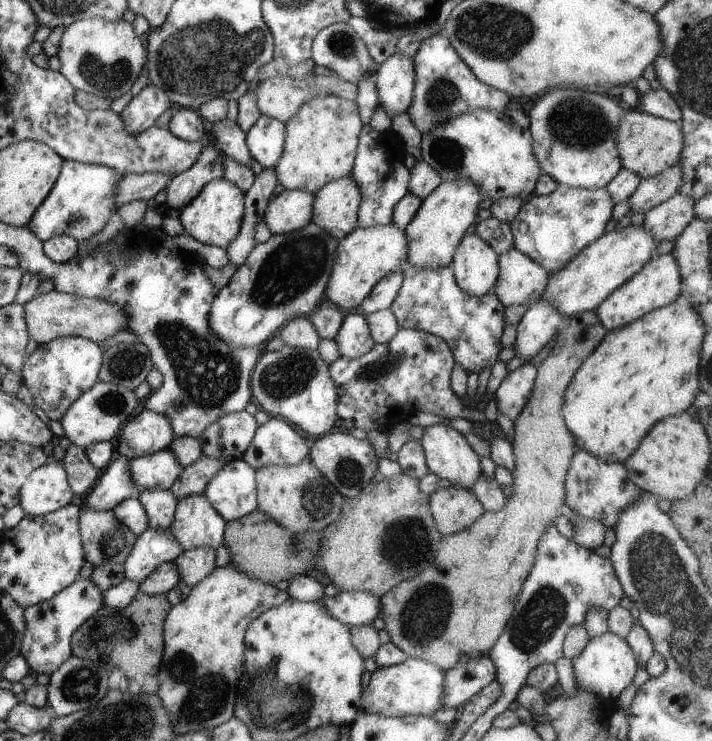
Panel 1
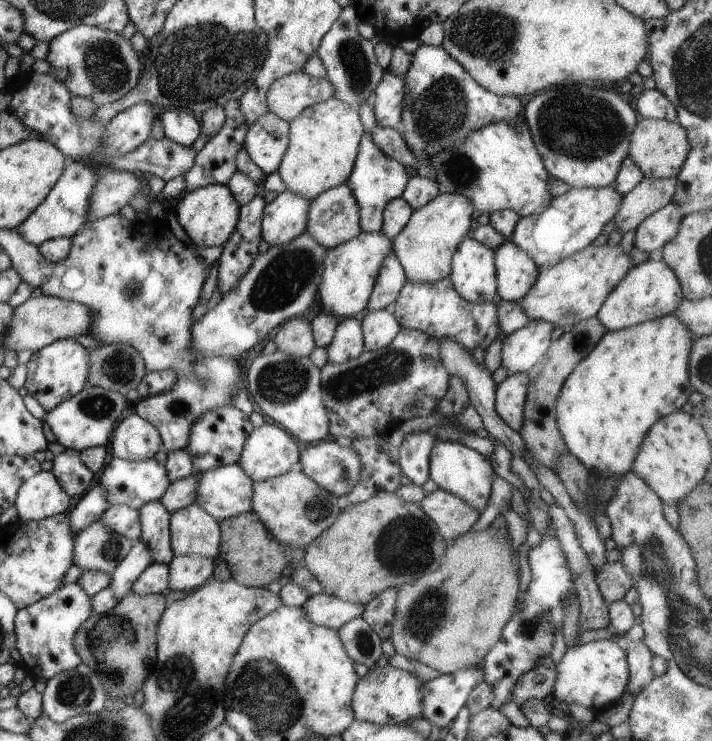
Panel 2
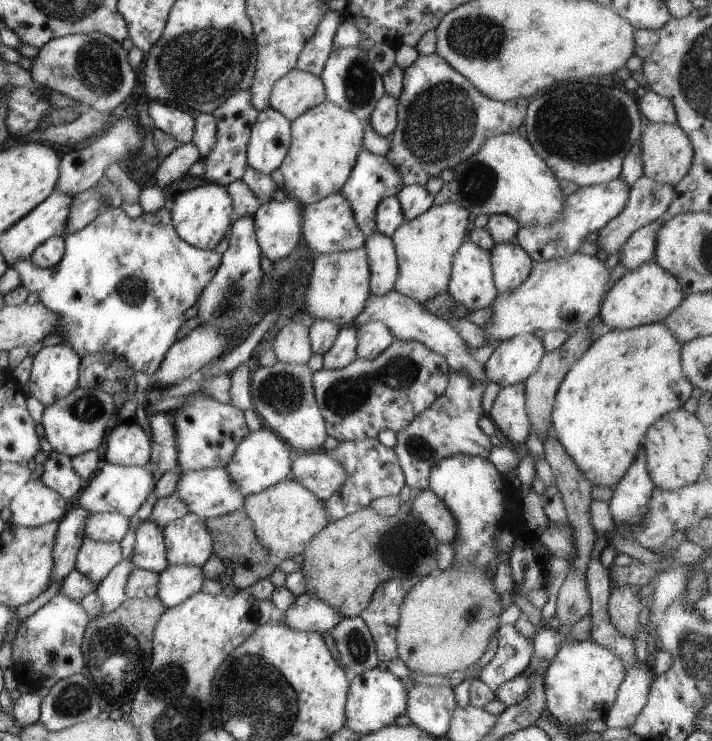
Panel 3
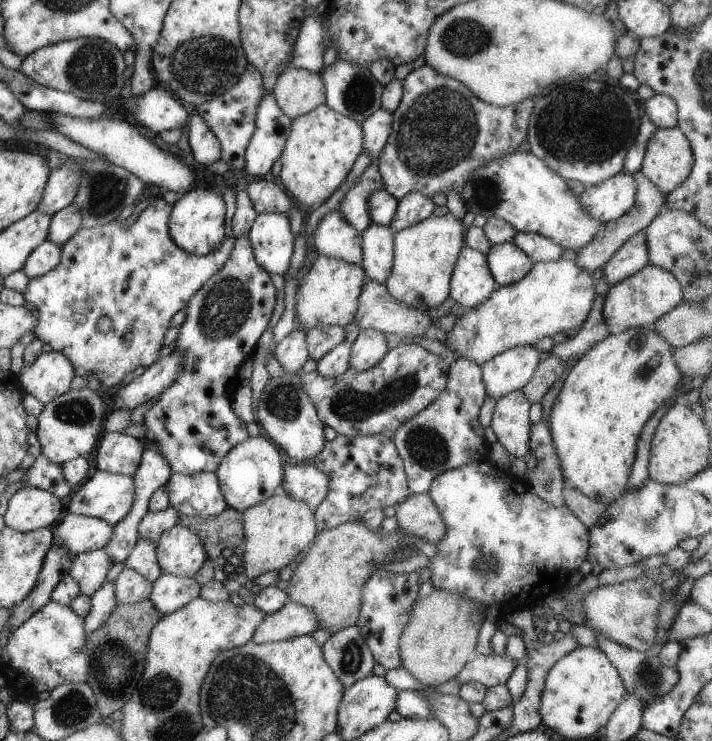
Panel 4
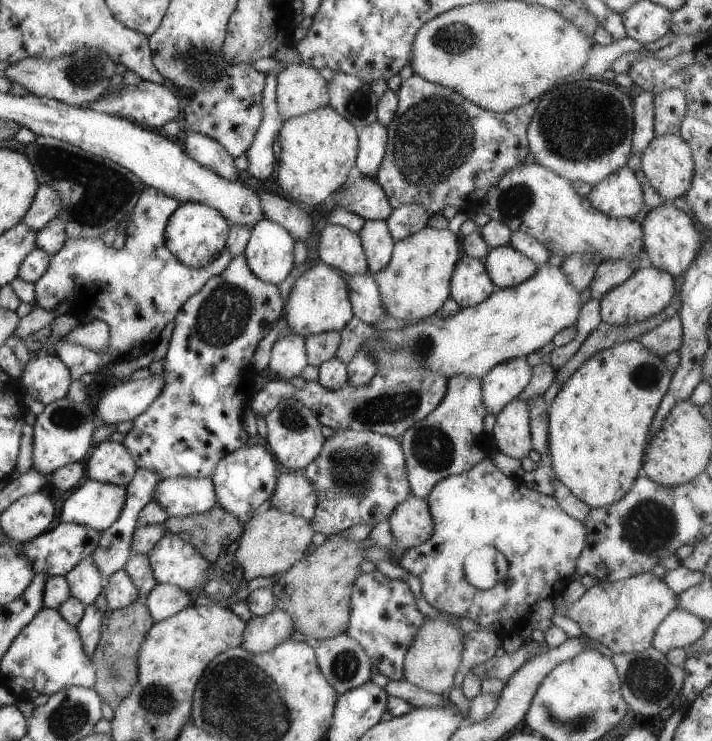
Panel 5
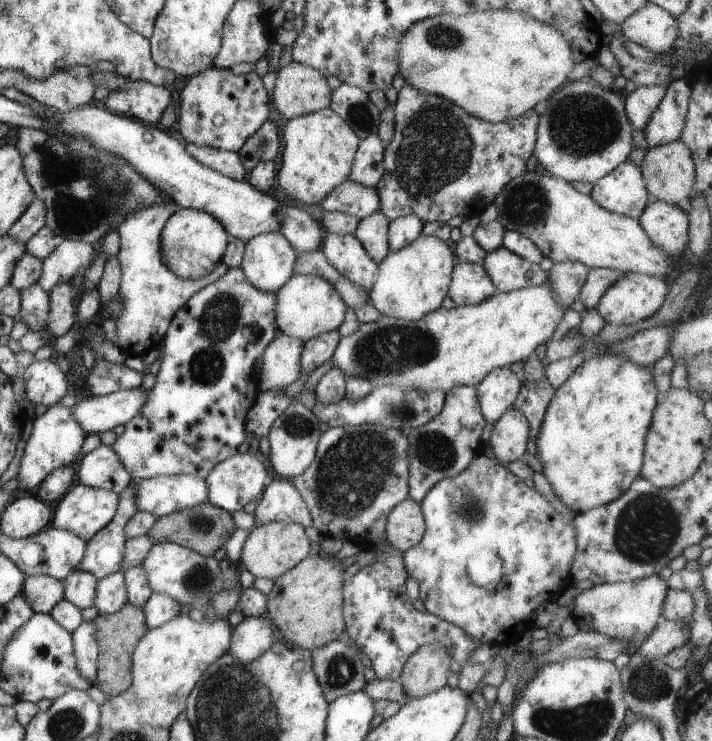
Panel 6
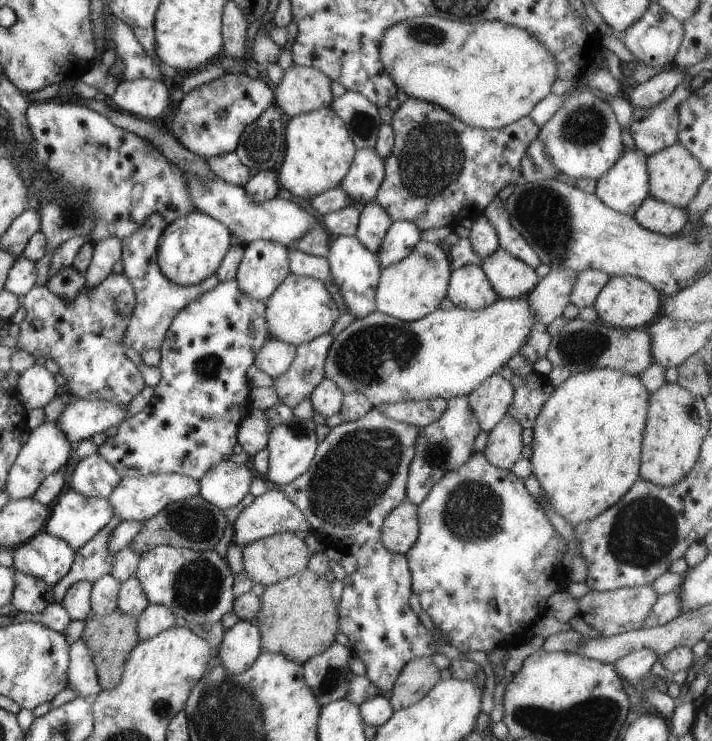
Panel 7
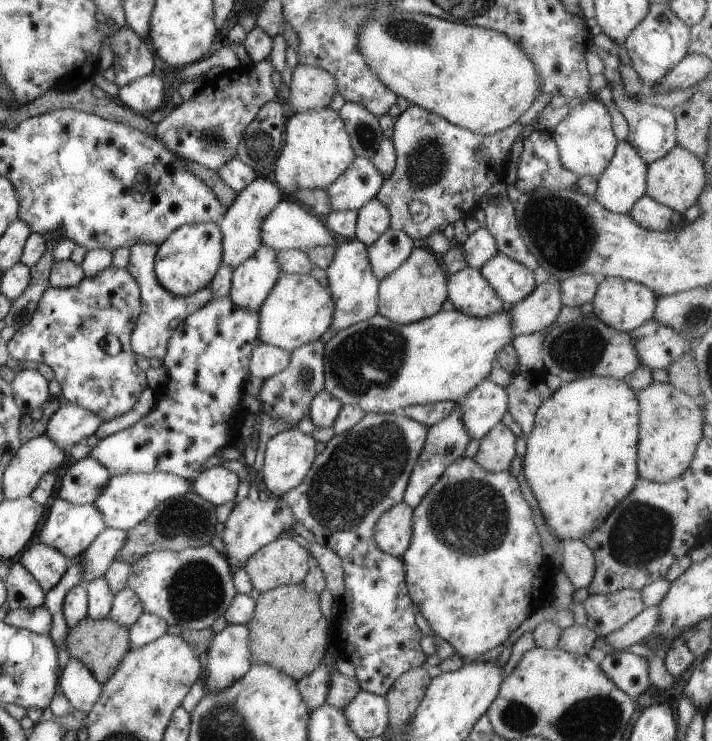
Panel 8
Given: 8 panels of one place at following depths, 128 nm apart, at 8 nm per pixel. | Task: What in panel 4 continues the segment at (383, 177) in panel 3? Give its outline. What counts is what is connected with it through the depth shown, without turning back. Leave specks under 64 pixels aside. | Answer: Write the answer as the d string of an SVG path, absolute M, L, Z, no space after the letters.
M374 159L362 172L360 180L345 194L339 206L343 217L362 232L371 222L368 197L372 192L385 188L379 169L379 159Z

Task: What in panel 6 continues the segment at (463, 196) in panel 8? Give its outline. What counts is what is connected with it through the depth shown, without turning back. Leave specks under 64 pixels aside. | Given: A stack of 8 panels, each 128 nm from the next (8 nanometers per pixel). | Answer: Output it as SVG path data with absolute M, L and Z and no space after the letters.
M405 84L394 103L393 113L395 129L391 141L385 147L385 171L376 188L379 209L390 220L413 214L423 223L438 221L444 224L454 216L463 216L465 219L480 217L495 202L506 184L527 171L527 160L535 149L539 114L534 109L513 119L491 123L468 115L463 108L441 96L427 95Z

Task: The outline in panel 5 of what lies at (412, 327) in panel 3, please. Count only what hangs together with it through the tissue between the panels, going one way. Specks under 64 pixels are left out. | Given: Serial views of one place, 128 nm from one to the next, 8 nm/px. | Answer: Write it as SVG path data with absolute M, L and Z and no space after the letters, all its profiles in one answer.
M343 274L347 288L350 289L353 316L366 324L372 325L388 315L383 310L378 283L372 274Z

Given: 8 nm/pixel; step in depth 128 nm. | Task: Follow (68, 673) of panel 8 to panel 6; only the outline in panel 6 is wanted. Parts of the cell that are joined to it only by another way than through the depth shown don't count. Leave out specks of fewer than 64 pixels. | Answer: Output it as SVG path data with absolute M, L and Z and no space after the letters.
M83 622L79 627L76 627L72 632L72 638L76 666L80 676L94 683L97 677L99 646L93 622Z

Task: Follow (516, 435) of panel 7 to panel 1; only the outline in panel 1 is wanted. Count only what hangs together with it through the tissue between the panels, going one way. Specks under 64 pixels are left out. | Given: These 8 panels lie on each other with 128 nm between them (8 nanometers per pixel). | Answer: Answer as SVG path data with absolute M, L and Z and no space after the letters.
M531 362L509 372L494 394L497 410L514 422L531 397L536 375L537 365Z

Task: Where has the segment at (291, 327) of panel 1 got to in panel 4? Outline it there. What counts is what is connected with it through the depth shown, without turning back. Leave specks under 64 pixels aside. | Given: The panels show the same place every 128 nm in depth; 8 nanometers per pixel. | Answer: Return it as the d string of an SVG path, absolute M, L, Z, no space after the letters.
M296 327L274 350L274 356L288 373L300 373L309 356L307 331Z

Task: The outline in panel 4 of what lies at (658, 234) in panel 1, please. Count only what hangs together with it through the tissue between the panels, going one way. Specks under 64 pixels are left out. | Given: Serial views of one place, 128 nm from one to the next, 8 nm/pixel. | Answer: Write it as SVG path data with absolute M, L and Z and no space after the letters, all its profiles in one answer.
M646 231L631 236L603 265L603 276L611 287L642 270L649 262Z

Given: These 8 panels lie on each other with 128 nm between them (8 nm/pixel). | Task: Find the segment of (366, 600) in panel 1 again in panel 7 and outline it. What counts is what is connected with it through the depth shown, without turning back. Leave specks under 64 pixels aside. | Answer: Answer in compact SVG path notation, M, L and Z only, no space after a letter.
M238 621L225 631L217 660L228 675L237 675L250 668L261 653L261 636L256 622Z

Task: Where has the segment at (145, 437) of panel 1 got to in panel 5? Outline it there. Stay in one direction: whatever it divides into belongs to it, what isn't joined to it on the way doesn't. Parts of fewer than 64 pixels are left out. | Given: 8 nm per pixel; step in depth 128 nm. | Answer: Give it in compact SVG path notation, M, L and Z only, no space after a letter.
M109 439L94 447L84 464L88 478L126 487L137 469L130 451L122 443L110 442Z

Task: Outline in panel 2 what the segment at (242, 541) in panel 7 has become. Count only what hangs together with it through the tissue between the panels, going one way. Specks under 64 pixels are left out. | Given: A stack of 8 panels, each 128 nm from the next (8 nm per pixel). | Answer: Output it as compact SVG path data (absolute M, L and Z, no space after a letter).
M330 439L311 444L302 451L297 468L319 487L342 497L358 484L361 460L351 447L338 446Z

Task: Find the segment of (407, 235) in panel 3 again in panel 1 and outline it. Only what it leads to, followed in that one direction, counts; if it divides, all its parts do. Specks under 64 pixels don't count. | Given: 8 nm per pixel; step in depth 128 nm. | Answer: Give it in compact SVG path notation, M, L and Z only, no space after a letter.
M468 179L444 181L427 196L414 218L405 226L407 238L407 262L419 269L441 269L452 266L456 247L468 228L474 224L483 194L478 185Z

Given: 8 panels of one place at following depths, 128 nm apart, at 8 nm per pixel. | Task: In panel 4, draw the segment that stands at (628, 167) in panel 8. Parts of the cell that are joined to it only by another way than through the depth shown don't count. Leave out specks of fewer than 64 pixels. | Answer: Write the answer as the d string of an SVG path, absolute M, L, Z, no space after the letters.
M622 170L601 183L587 186L579 199L587 213L601 223L609 223L634 206L636 193L634 177Z

